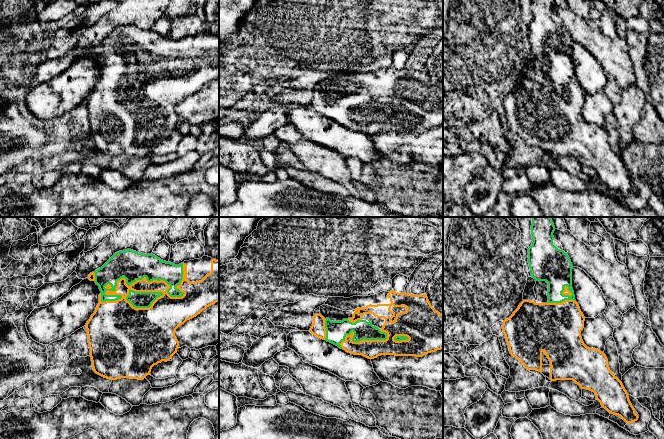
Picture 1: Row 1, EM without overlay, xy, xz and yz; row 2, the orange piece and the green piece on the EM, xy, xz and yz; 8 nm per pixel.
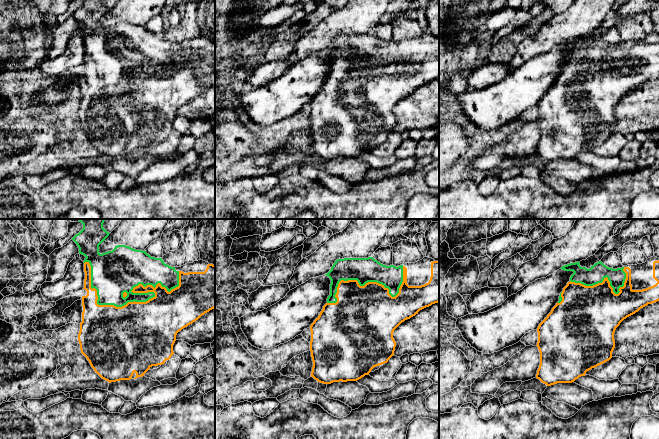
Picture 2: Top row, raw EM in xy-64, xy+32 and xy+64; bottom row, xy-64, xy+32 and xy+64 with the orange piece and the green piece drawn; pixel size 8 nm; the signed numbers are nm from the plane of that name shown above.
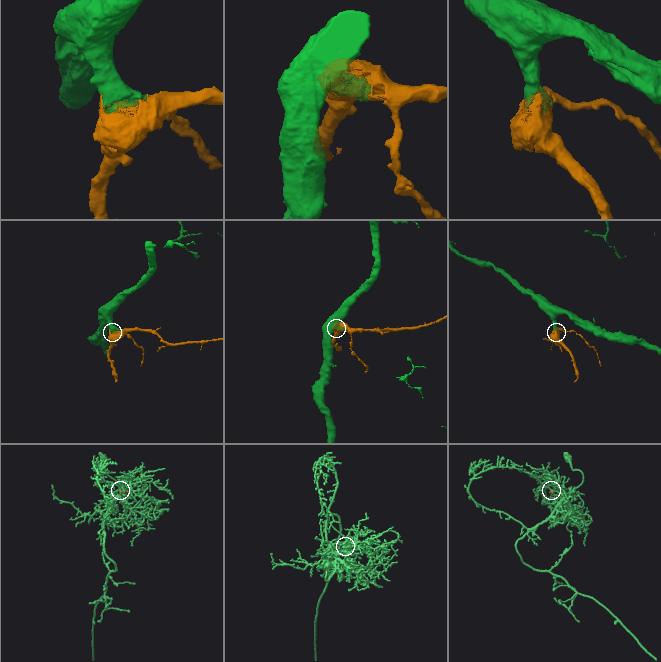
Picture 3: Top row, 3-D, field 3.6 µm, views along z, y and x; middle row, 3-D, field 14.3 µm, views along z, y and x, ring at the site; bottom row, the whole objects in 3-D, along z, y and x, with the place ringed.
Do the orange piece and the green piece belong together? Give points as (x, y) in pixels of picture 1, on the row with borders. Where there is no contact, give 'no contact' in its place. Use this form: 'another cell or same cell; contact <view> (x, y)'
same cell; contact xy (140, 280)

